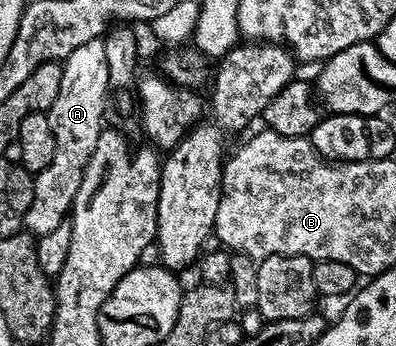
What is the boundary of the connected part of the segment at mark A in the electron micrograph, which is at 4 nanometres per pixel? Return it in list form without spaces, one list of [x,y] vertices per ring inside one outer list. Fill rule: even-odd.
[[[103,38],[89,40],[89,44],[73,48],[70,56],[62,59],[61,88],[57,88],[57,100],[53,100],[49,111],[57,148],[53,151],[53,160],[49,163],[49,168],[34,175],[33,204],[29,204],[29,212],[25,212],[23,221],[24,227],[32,235],[48,234],[53,232],[53,228],[68,221],[71,206],[77,196],[77,188],[81,188],[81,176],[105,128],[103,105],[107,100],[109,102],[111,86],[103,41]]]

